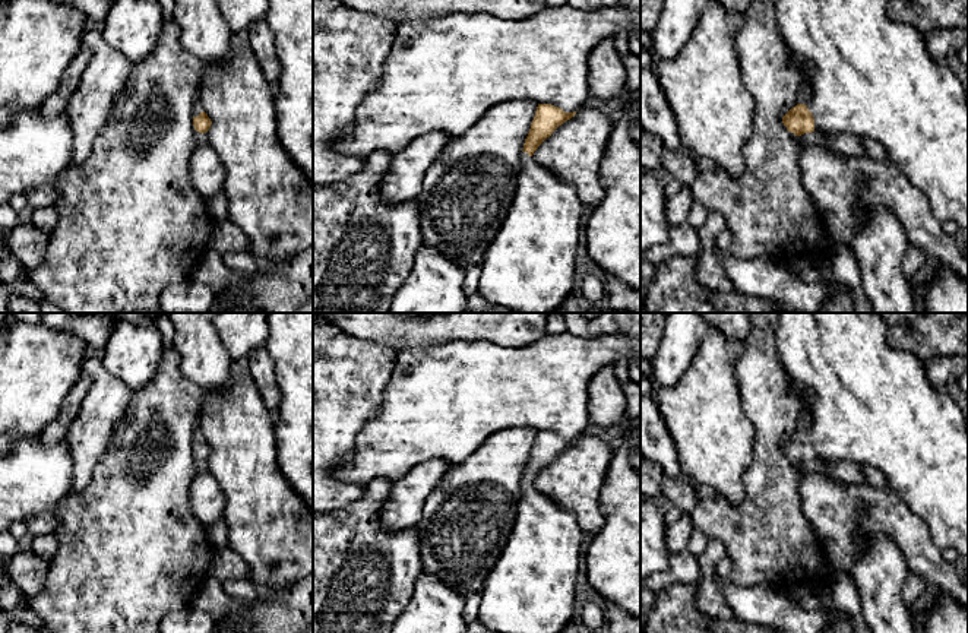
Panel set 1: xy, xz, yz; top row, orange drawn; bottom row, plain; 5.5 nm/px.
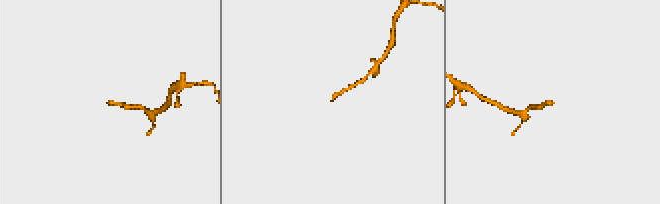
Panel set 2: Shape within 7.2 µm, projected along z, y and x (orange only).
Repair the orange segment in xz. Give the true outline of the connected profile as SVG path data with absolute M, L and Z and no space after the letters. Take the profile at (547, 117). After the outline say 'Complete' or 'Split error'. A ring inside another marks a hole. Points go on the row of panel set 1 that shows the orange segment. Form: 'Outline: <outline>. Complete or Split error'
Outline: M551 104L537 107L521 153L515 197L481 265L478 294L493 306L513 313L553 313L578 287L576 249L585 206L573 183L560 180L532 158L538 146L576 113L564 113Z. Split error

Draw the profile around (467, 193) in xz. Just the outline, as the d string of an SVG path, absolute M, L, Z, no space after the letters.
M506 101L491 107L466 133L452 137L424 173L417 197L423 244L436 249L462 269L481 266L516 193L521 153L538 104Z

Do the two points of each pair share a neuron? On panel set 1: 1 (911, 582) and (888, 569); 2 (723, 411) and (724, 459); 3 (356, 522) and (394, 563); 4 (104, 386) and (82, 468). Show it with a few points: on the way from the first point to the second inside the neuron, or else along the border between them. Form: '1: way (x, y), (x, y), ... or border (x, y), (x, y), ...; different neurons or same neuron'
1: border (910, 572), (902, 585), (902, 601), (907, 605); different neurons
2: way (723, 423), (723, 448); same neuron
3: way (363, 532), (383, 553); same neuron
4: way (103, 407), (87, 439), (87, 448); same neuron

